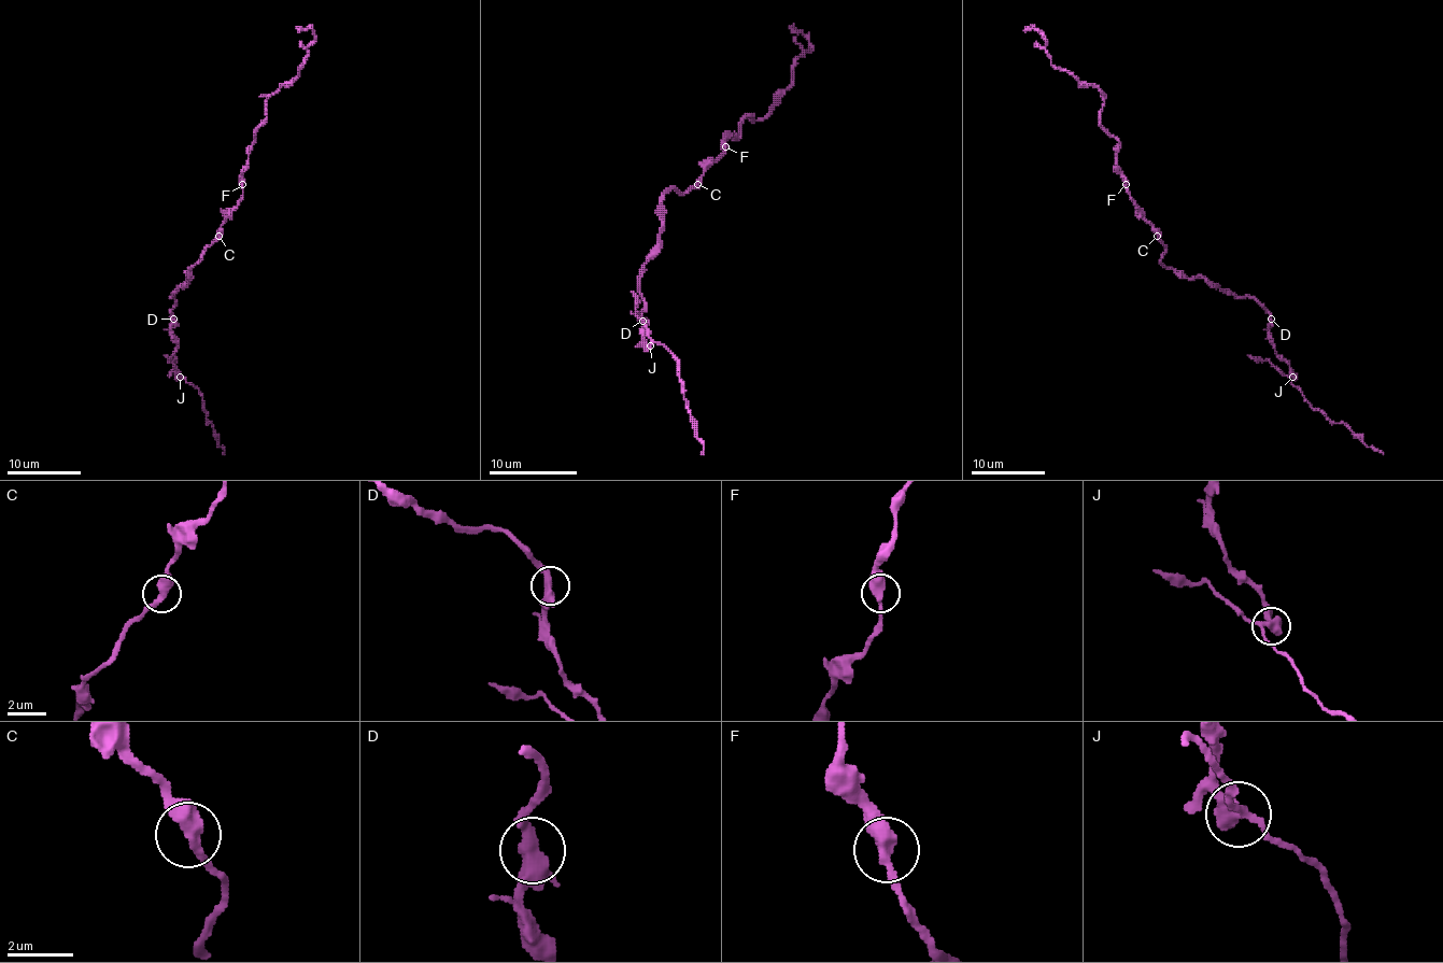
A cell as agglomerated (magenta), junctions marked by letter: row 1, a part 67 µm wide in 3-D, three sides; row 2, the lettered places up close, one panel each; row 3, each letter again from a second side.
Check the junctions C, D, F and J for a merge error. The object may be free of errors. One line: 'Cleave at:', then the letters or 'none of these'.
Cleave at: J

